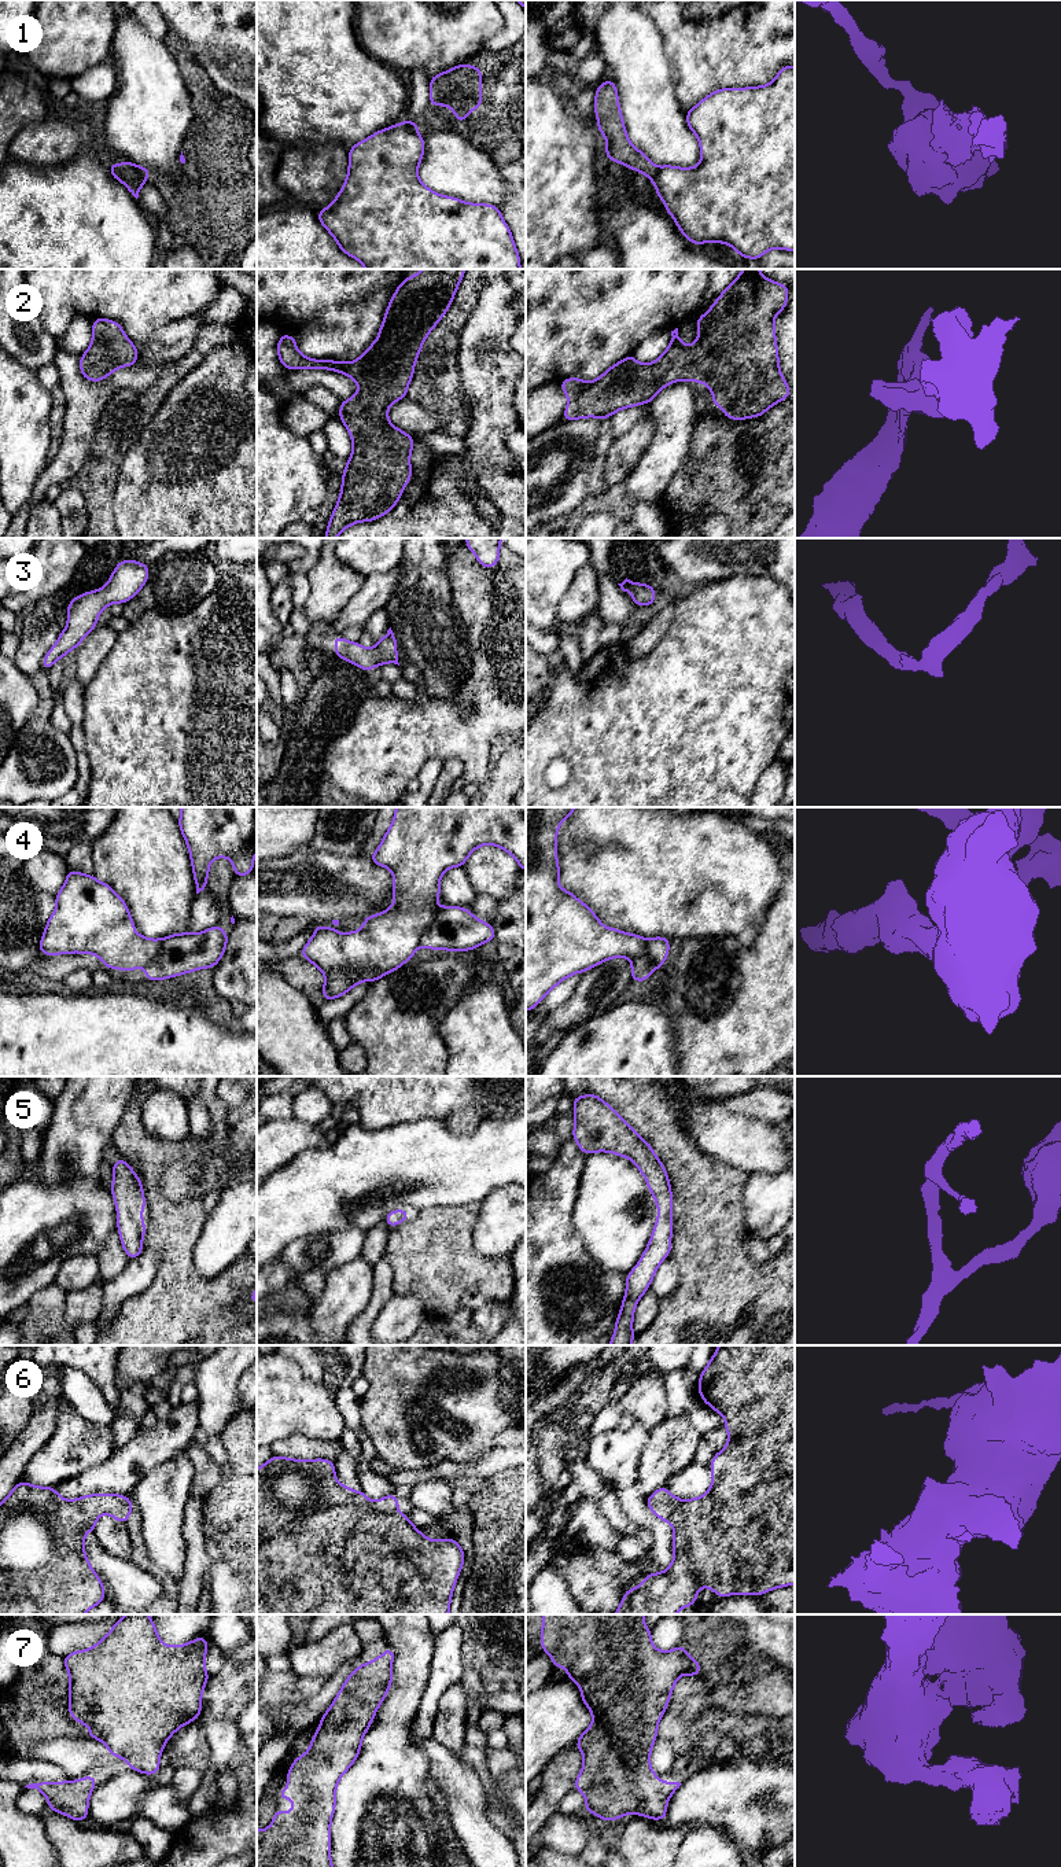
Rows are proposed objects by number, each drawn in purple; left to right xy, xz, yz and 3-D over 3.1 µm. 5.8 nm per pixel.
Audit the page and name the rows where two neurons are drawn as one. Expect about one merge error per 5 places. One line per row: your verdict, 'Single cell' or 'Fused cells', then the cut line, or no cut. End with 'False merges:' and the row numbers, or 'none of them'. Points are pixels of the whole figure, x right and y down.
1: Fused cells. Split along xz (402, 121), (416, 133)
2: Single cell. No split
3: Single cell. No split
4: Single cell. No split
5: Single cell. No split
6: Single cell. No split
7: Single cell. No split
False merges: 1

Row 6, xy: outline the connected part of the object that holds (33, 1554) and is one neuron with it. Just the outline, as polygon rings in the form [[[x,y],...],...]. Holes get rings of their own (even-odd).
[[[16,1484],[0,1503],[0,1614],[84,1614],[106,1598],[102,1579],[85,1555],[86,1532],[95,1532],[97,1517],[113,1516],[126,1524],[133,1503],[126,1495],[93,1494],[74,1500],[63,1499],[54,1487]]]

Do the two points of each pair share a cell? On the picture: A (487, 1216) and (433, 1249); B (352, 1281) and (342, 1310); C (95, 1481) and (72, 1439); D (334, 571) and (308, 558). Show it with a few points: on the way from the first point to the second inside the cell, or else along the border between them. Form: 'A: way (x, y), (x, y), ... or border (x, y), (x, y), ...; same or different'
A: border (475, 1214), (472, 1247), (482, 1255); different
B: way (347, 1288), (342, 1303); same
C: border (114, 1450), (102, 1462), (59, 1484); different
D: border (320, 552), (319, 560), (305, 573); different

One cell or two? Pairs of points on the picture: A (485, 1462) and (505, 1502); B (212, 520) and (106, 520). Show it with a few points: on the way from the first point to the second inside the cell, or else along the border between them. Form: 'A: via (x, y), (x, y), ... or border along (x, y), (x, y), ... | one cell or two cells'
A: border along (511, 1466), (487, 1479) | two cells
B: border along (115, 489), (114, 523) | two cells

